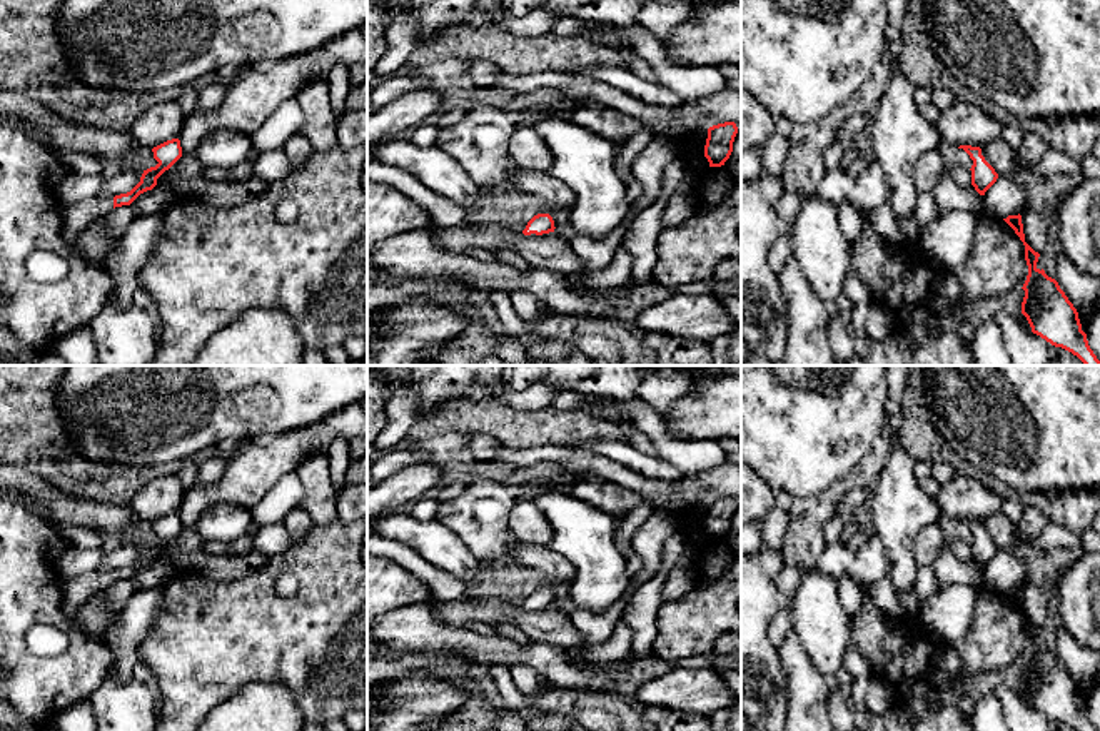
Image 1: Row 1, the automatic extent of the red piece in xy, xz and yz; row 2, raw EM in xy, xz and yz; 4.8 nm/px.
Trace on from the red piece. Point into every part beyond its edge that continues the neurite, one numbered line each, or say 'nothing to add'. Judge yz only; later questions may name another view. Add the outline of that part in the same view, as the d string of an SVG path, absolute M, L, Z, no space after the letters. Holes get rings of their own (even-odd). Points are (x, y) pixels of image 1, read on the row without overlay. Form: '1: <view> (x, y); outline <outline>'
nothing to add

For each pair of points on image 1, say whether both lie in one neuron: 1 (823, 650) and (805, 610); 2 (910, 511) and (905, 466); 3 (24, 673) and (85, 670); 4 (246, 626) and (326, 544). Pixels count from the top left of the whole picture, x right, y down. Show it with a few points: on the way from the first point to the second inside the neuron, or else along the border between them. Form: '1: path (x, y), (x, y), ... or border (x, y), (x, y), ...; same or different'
1: path (823, 640), (823, 628), (815, 620); same
2: path (905, 499), (905, 478); same
3: path (39, 673), (70, 673); same
4: path (274, 626), (326, 578), (326, 573); same

